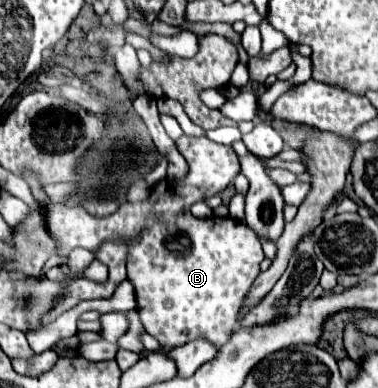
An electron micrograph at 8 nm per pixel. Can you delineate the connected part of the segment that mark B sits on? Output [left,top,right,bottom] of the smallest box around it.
[47,135,265,349]

